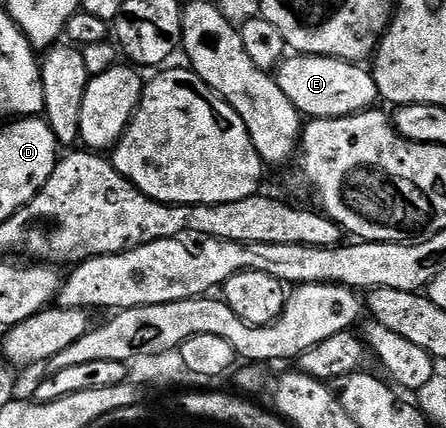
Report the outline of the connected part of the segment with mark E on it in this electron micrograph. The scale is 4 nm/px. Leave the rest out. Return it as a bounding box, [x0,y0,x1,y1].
[277,55,380,118]

